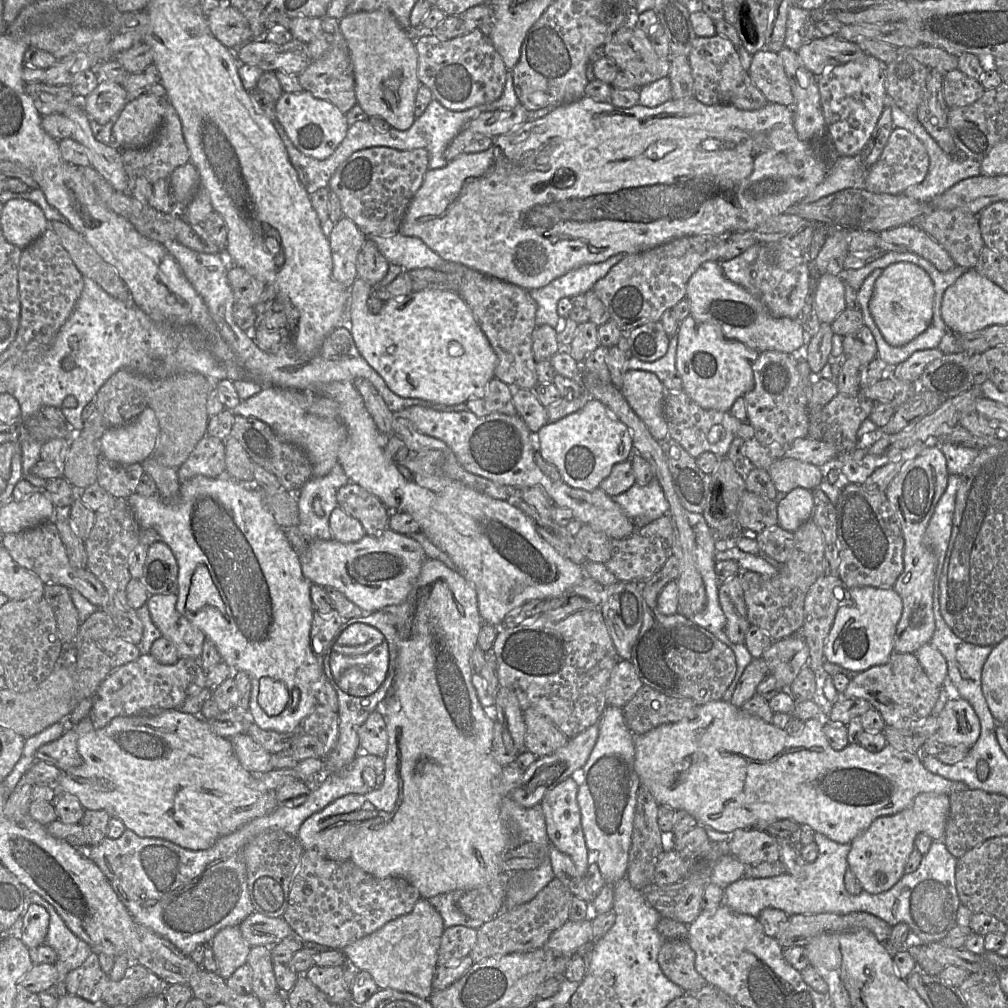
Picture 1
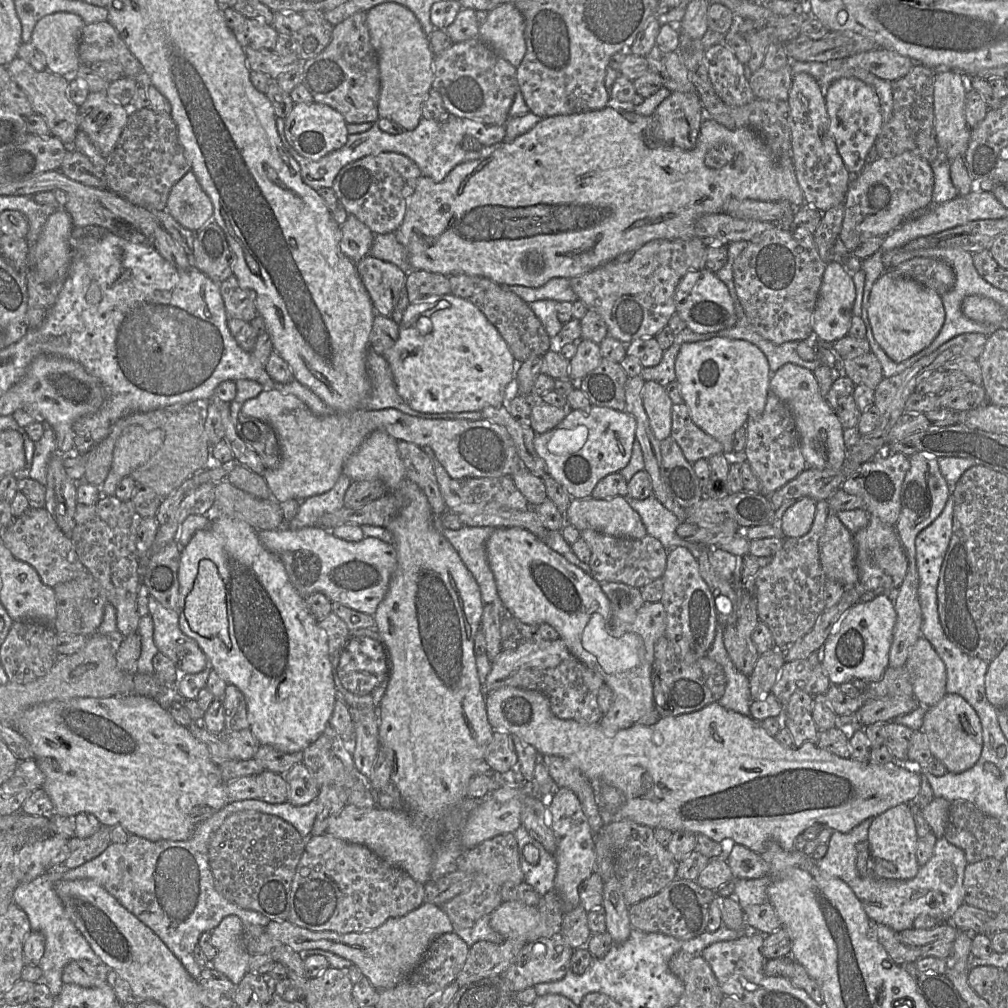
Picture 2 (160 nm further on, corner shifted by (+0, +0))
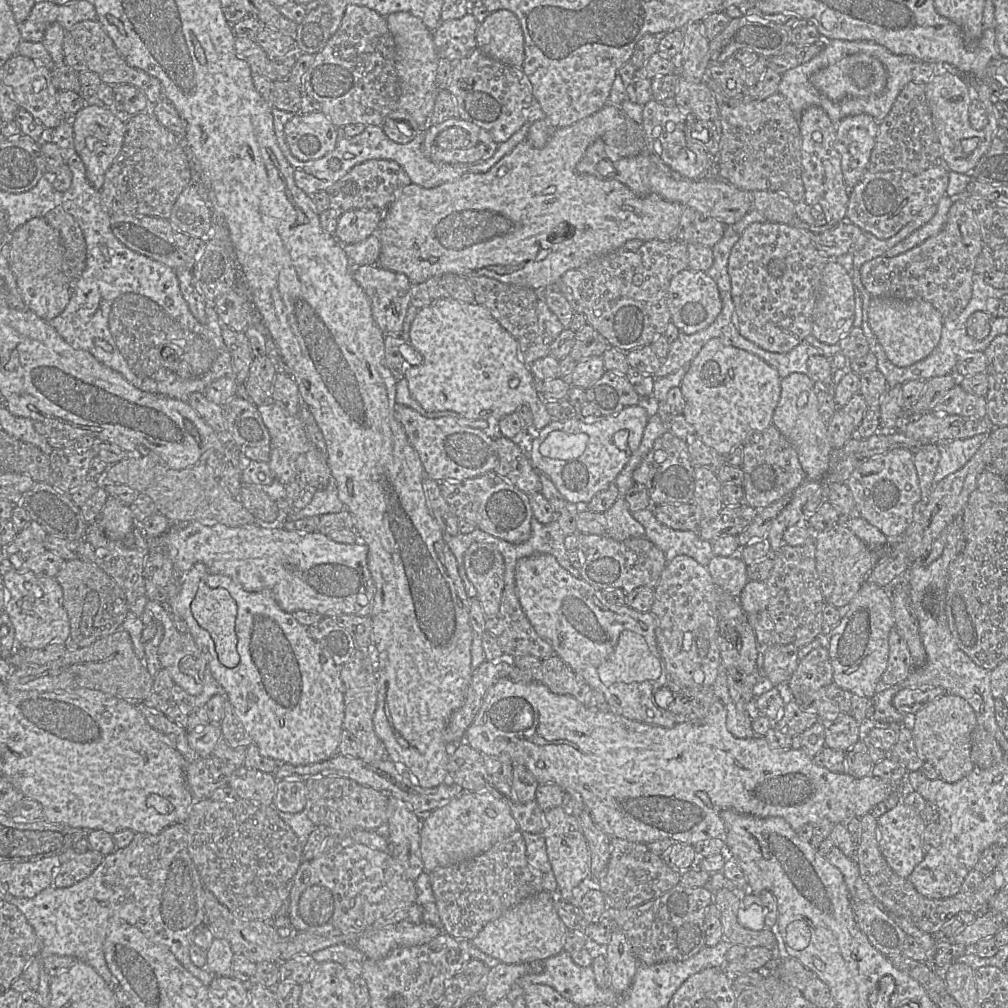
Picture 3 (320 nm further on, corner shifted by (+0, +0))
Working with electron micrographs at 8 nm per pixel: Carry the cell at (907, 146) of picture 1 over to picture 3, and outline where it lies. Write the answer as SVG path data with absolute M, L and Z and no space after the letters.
M942 163L921 173L904 170L871 172L867 170L862 179L850 189L846 218L879 239L894 236L920 211L937 205L946 194L949 170Z

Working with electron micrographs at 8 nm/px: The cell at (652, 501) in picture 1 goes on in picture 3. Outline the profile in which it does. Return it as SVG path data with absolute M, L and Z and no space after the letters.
M651 506L632 512L631 515L643 525L644 537L664 553L667 563L678 555L686 555L707 567L714 557L712 542L702 539L697 531L675 530L660 523Z

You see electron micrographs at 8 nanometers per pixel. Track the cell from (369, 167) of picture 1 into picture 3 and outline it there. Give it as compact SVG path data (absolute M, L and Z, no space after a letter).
M371 159L355 165L327 191L330 208L338 214L355 209L387 210L411 180L405 170L395 161Z

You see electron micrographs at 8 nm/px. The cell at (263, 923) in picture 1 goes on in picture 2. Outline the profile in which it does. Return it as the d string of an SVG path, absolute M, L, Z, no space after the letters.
M425 902L402 917L389 918L381 926L361 933L317 932L299 927L289 920L271 920L265 929L273 938L296 952L322 949L351 961L378 991L392 988L405 980L422 962L434 939L454 931L446 912L435 904Z

